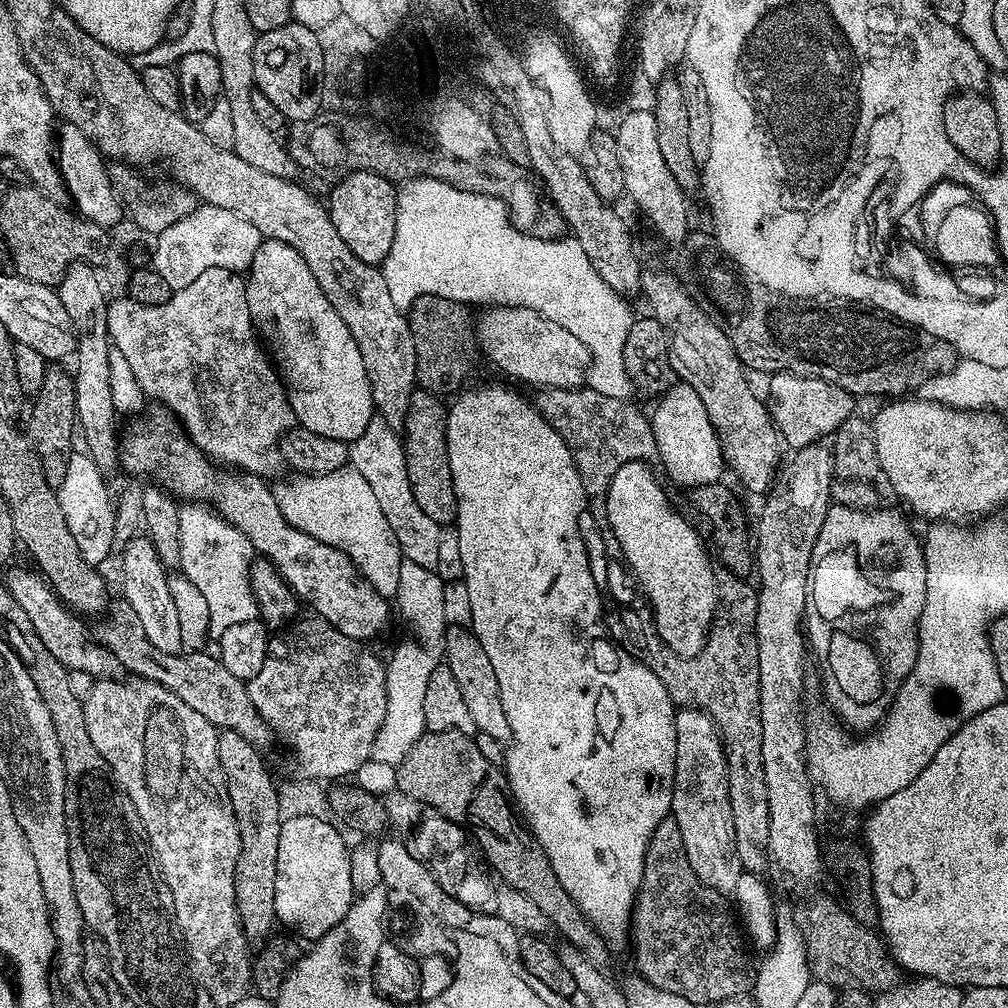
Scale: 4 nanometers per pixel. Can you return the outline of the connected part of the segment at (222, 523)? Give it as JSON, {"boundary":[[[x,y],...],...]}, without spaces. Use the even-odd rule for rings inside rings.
{"boundary":[[[184,504],[179,510],[181,562],[179,569],[186,579],[196,578],[194,586],[200,585],[200,578],[250,578],[254,553],[250,538],[242,534],[223,516],[209,507]]]}

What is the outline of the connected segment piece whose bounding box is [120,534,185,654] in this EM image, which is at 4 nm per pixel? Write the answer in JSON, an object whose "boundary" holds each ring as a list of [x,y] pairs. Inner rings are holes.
{"boundary":[[[147,535],[136,536],[125,546],[124,557],[120,560],[120,576],[124,579],[123,603],[137,614],[146,638],[150,638],[152,645],[158,646],[162,654],[180,654],[185,651],[174,599],[170,596],[169,573]]]}

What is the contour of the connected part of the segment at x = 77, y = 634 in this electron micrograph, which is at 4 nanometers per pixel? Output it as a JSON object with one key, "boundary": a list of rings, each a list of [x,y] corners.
{"boundary":[[[29,568],[7,569],[8,577],[3,577],[2,583],[14,594],[14,602],[30,614],[30,622],[34,626],[34,634],[42,638],[42,646],[62,662],[62,666],[69,672],[84,670],[94,678],[116,678],[121,675],[122,669],[118,658],[108,648],[105,648],[84,629],[84,623],[77,615],[74,615],[56,596],[56,591],[49,586],[47,580],[39,572]]]}

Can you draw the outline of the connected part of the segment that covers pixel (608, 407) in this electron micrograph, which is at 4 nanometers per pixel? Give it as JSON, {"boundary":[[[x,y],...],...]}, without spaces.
{"boundary":[[[587,386],[545,388],[539,394],[541,396],[534,400],[535,407],[548,419],[550,426],[554,426],[558,434],[562,434],[581,476],[600,476],[604,472],[603,464],[608,467],[600,480],[601,489],[608,489],[620,466],[635,460],[652,462],[659,457],[660,451],[656,445],[652,421],[635,408],[635,403],[606,398],[606,394],[598,394]]]}

